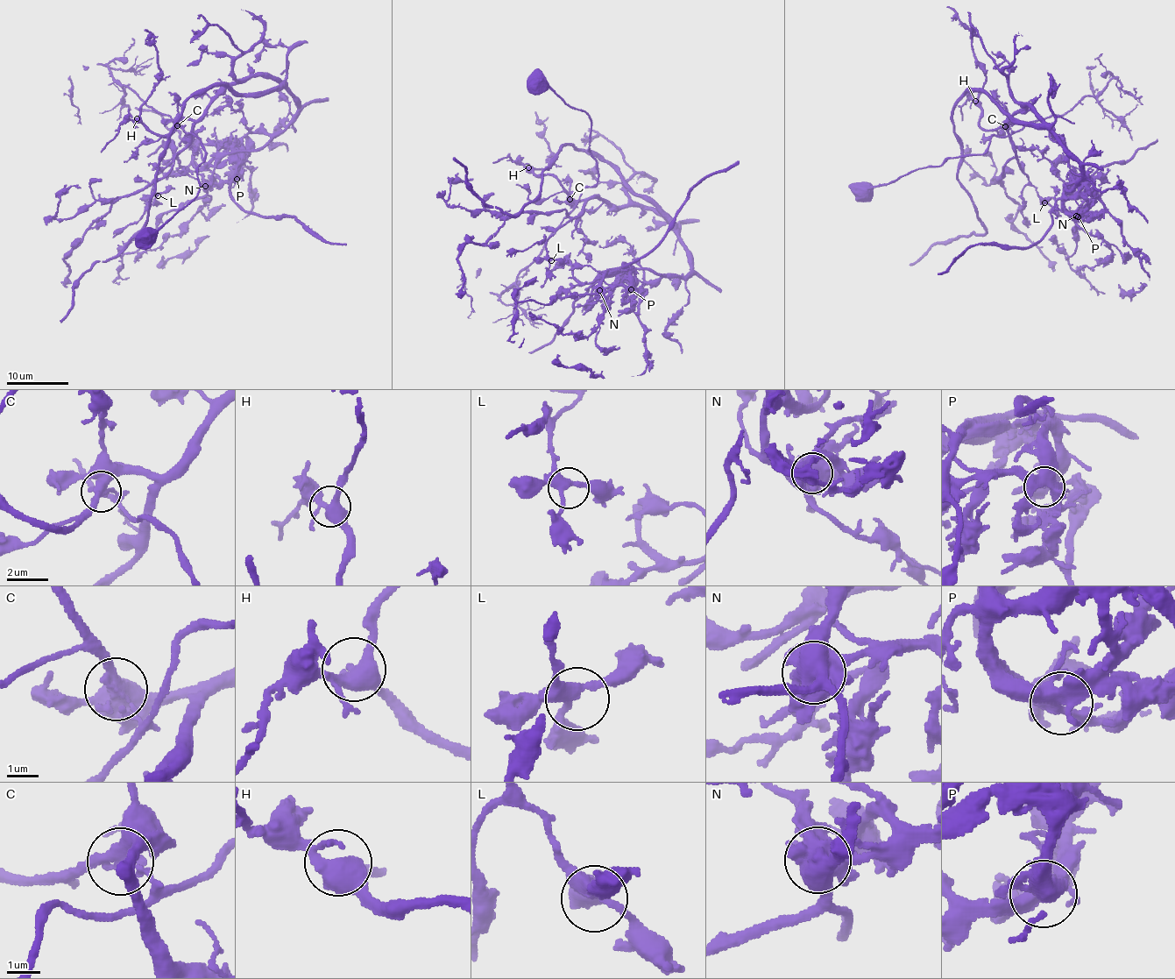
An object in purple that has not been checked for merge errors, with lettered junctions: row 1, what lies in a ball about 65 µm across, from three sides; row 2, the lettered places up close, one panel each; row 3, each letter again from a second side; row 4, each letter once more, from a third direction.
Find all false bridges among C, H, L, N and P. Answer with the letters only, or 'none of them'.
C, N

